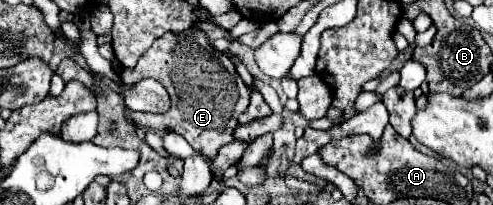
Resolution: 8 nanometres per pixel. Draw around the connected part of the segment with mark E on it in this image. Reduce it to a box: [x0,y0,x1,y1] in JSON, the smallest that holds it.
[121,29,249,157]

